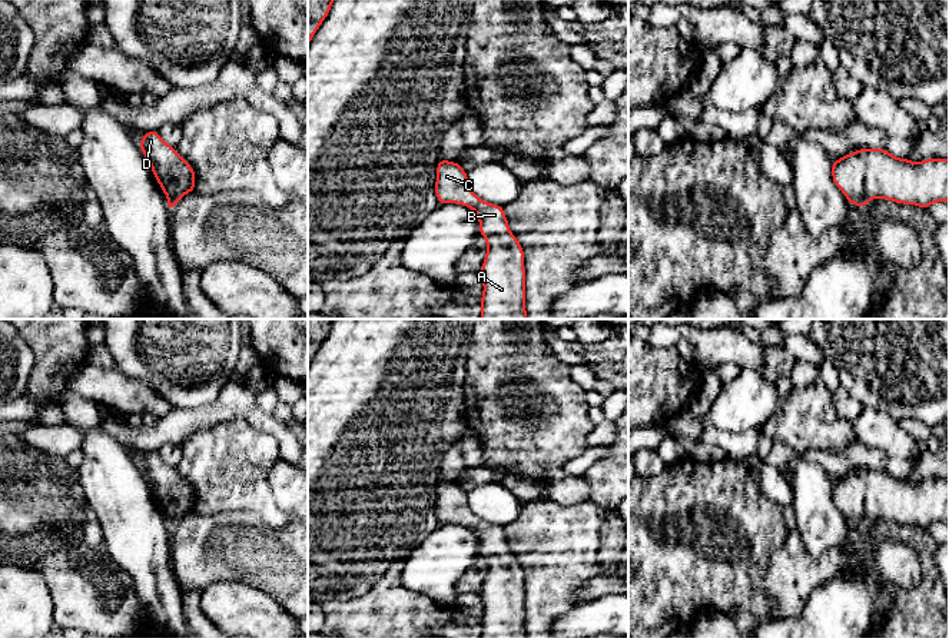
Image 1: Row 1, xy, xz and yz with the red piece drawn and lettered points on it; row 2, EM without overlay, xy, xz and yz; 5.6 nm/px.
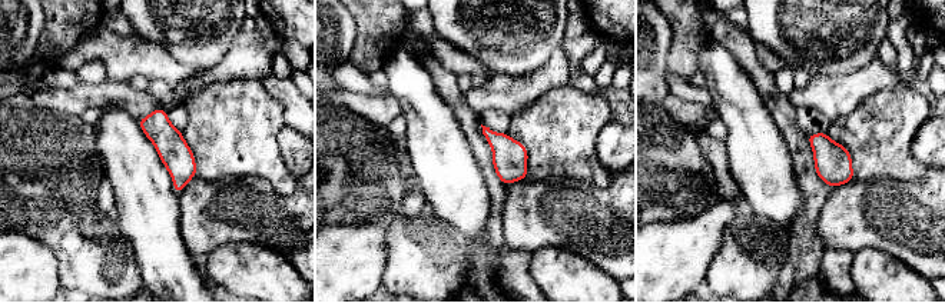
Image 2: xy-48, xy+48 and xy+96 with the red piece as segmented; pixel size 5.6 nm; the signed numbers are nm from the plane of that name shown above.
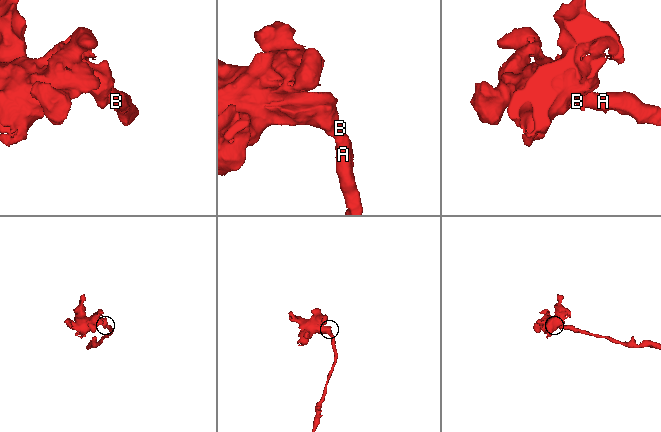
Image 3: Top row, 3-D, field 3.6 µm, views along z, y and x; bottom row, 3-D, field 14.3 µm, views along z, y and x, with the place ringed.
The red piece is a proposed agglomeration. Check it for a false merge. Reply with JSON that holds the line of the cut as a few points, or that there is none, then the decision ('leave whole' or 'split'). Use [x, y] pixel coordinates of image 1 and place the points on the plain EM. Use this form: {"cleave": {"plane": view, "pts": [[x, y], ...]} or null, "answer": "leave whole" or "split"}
{"cleave": null, "answer": "leave whole"}

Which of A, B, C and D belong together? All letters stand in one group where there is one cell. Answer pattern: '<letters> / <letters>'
A B C D

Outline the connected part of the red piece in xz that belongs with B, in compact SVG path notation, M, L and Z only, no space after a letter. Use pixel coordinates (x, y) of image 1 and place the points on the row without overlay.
M439 479L435 515L439 525L458 524L478 535L480 556L487 561L481 588L481 638L527 638L524 569L510 552L504 526L482 522L469 508L458 482Z

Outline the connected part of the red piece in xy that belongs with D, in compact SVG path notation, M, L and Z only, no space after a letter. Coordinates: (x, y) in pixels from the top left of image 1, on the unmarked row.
M157 451L146 452L137 465L167 516L167 531L173 531L180 518L195 512L196 495L192 486L177 475L176 468L169 466L159 456Z

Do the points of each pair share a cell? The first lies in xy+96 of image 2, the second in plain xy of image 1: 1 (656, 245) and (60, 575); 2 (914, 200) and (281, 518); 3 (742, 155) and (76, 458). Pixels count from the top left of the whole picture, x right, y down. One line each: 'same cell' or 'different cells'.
1: different cells
2: different cells
3: different cells

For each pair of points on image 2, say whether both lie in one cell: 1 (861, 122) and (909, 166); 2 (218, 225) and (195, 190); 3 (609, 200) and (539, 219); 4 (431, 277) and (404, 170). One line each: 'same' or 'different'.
1: same
2: same
3: same
4: different

